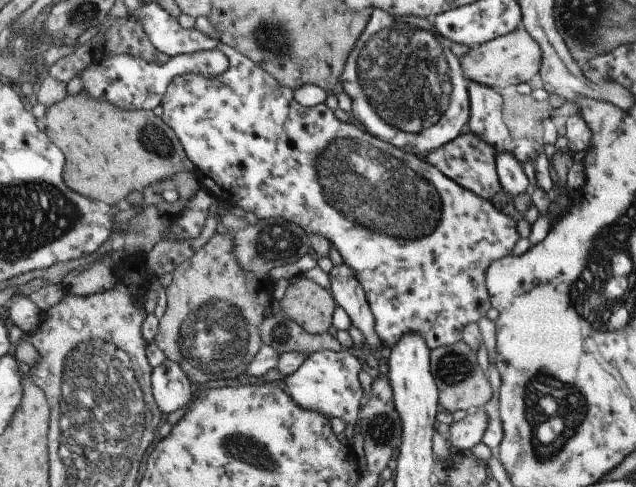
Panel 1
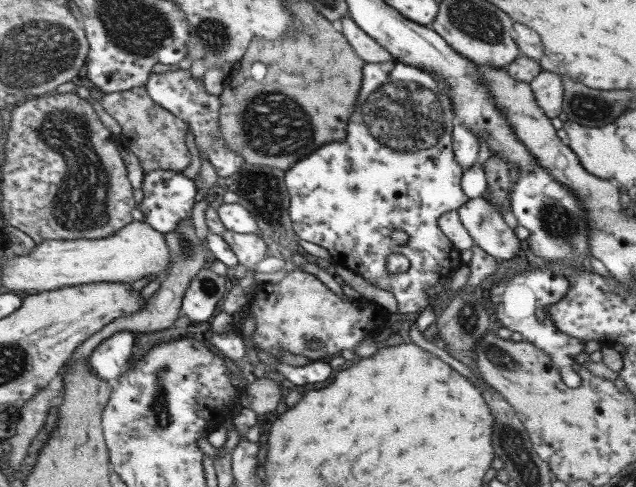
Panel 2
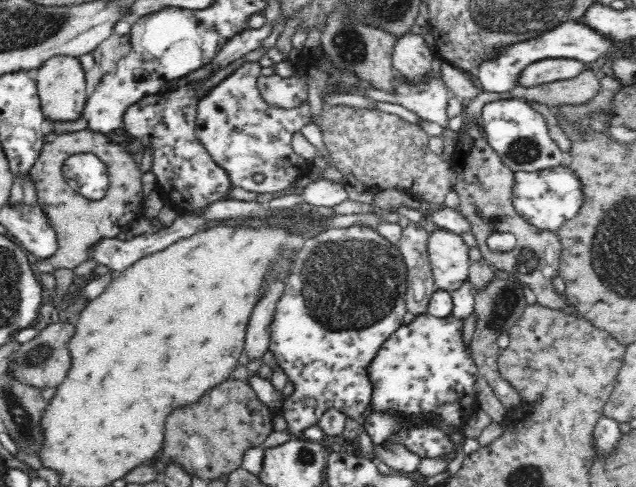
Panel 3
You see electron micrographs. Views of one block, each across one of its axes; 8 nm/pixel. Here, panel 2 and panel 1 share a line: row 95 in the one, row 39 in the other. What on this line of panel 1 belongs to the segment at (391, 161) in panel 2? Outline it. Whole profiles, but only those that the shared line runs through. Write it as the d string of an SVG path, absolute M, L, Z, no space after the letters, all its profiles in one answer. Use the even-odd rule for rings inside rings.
M373 10L338 81L340 90L351 100L351 115L367 134L421 157L465 132L469 120L468 79L460 75L458 59L449 50L449 43L437 35L429 18L393 18L385 10Z

